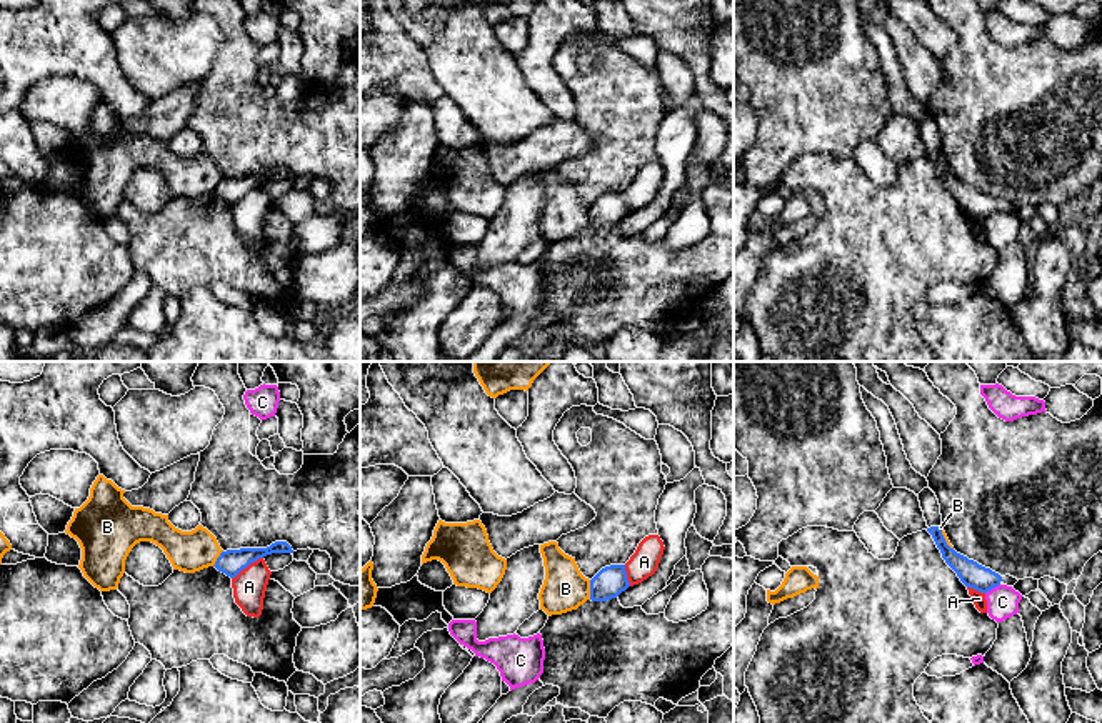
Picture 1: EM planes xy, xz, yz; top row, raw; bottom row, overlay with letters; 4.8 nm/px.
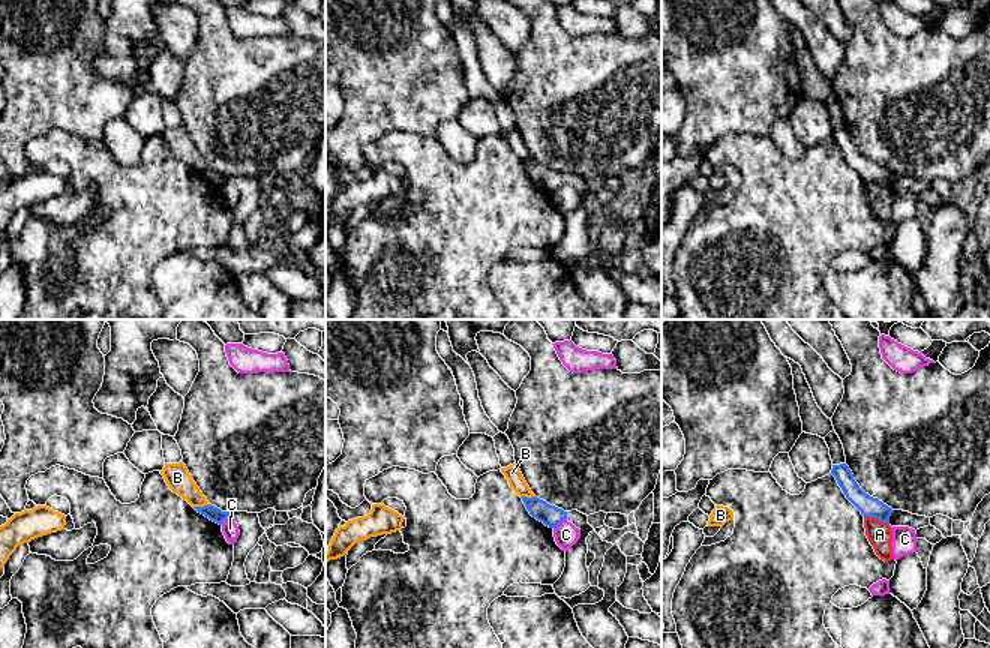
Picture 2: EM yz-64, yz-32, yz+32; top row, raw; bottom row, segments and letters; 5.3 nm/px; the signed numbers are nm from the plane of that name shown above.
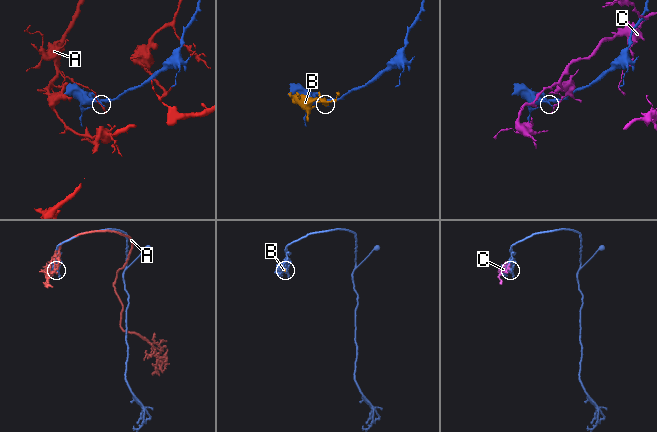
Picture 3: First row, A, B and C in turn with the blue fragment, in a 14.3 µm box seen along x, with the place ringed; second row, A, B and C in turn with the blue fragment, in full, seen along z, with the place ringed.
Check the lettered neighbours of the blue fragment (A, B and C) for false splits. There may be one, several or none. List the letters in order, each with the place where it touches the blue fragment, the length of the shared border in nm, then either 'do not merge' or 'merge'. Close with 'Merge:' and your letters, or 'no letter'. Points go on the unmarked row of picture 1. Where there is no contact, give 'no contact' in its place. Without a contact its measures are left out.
A: contact xy (247, 192); length 190 nm; do not merge
B: contact xz (591, 217); length 100 nm; do not merge
C: contact yz (992, 214); length 90 nm; do not merge
Merge: no letter

